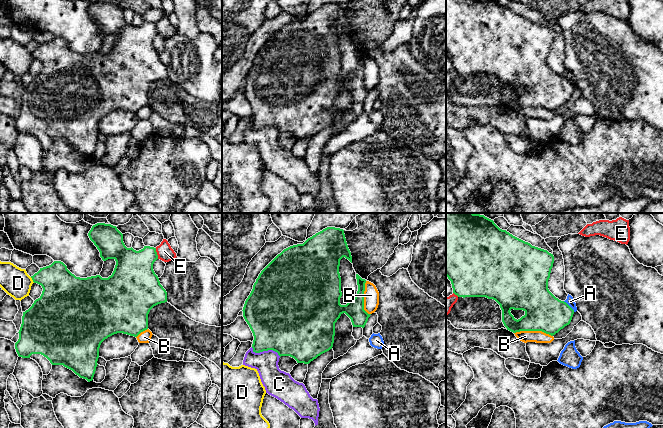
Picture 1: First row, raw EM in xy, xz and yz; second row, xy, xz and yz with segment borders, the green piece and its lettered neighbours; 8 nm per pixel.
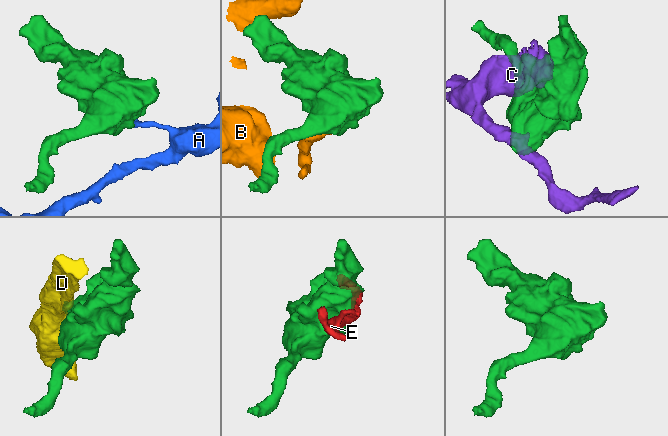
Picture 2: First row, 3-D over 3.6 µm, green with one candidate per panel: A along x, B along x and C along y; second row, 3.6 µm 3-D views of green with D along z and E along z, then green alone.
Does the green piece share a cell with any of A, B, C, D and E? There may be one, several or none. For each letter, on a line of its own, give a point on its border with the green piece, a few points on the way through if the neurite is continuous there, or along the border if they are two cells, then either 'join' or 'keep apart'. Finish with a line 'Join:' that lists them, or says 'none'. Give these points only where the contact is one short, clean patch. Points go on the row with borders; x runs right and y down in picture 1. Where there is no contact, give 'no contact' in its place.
A: meets green in yz at (569, 306); border along yz (563, 301), (574, 311); keep apart
B: meets green in yz at (533, 330); border along yz (514, 332), (543, 331), (552, 336); keep apart
C: meets green in xz at (265, 350); keep apart
D: meets green in xy at (32, 279); keep apart
E: meets green in xy at (156, 253); keep apart
Join: none

